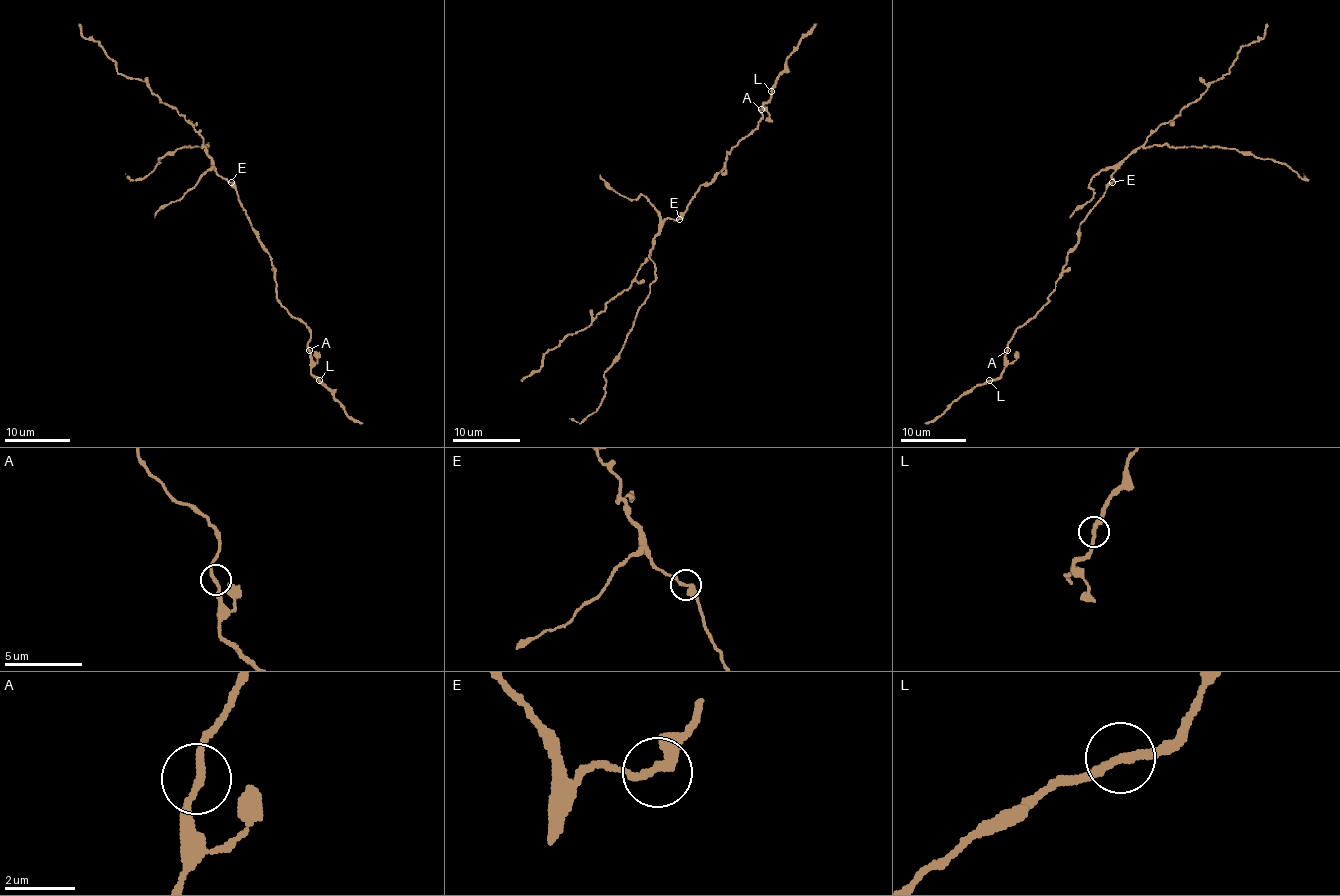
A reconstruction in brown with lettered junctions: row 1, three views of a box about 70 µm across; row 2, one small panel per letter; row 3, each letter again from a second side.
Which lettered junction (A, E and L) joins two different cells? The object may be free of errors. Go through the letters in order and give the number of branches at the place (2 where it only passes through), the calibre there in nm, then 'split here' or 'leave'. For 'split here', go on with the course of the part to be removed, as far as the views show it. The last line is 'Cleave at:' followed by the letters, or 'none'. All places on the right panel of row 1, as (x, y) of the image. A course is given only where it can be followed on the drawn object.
A: 2 branches meet; 200 nm thick; leave
E: 2 branches meet; 260 nm thick; leave
L: 2 branches meet; 240 nm thick; leave
Cleave at: none

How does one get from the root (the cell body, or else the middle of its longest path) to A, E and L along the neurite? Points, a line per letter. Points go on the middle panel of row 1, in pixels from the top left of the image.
A: (693, 199), (698, 189), (706, 185), (723, 168), (727, 153), (757, 126), (762, 119), (761, 109)
E: (693, 199), (679, 219)
L: (693, 199), (698, 189), (706, 185), (723, 168), (727, 153), (762, 119), (759, 111), (769, 99), (771, 90)

